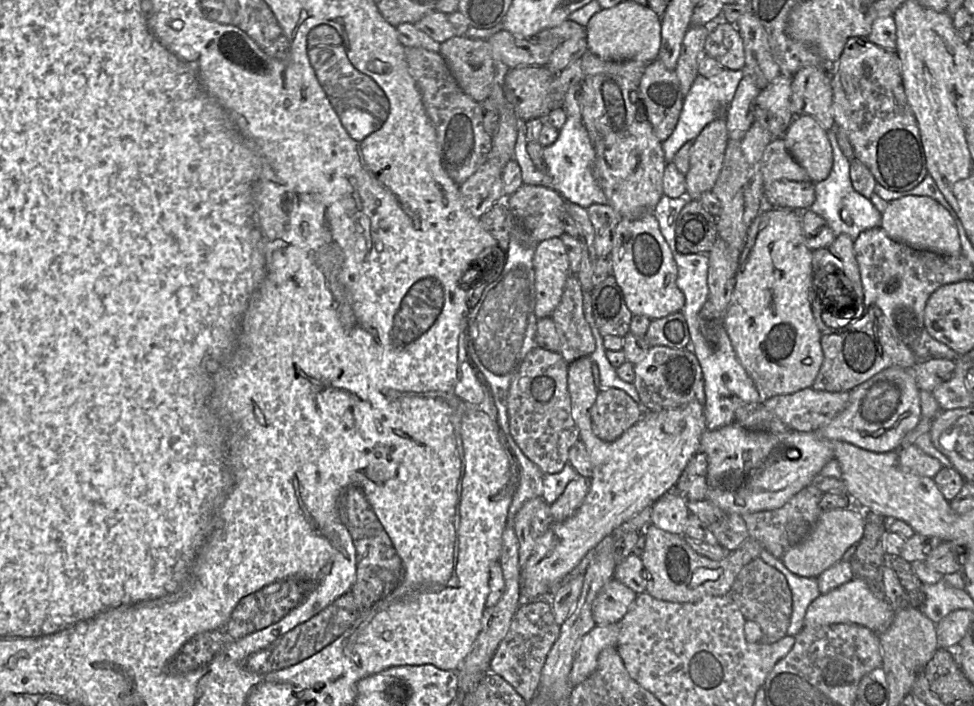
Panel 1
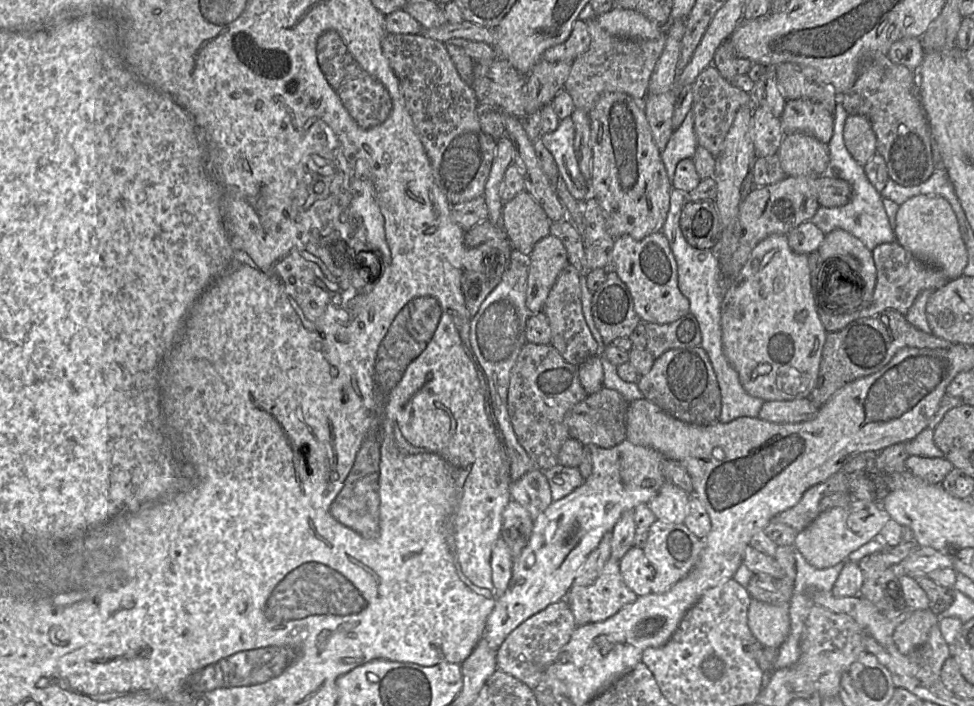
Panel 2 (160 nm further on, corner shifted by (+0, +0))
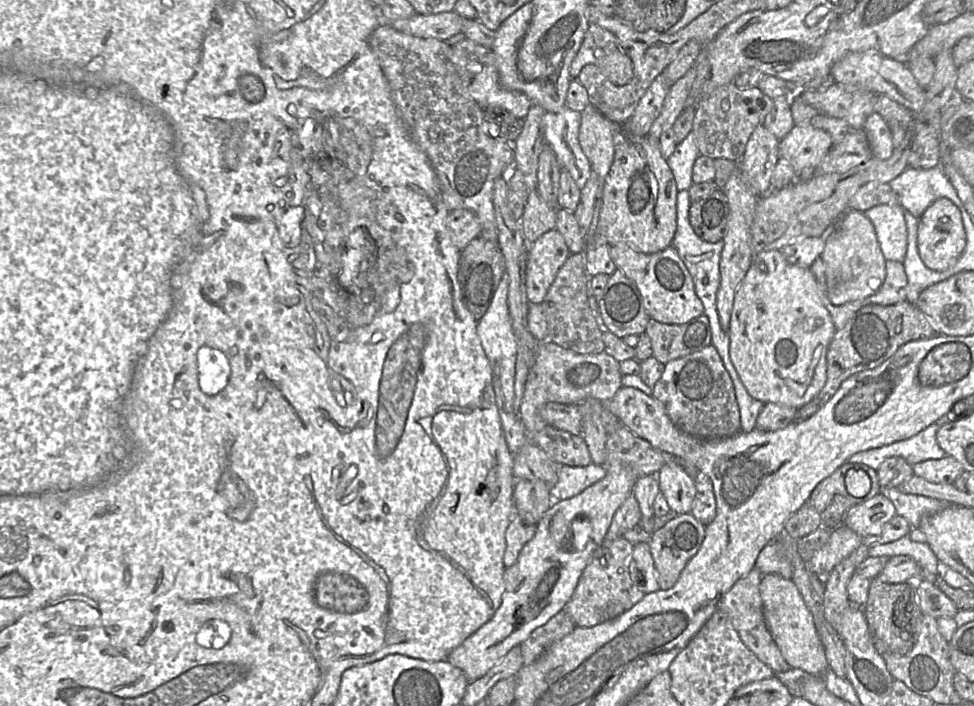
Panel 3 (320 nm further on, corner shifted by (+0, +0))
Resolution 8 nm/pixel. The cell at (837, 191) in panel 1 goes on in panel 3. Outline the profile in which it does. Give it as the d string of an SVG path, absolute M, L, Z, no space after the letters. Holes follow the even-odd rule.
M883 204L863 213L873 224L885 260L903 263L907 250L907 227L903 208L899 204Z

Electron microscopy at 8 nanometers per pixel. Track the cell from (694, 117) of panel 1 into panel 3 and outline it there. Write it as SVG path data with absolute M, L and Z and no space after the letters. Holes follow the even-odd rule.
M693 130L676 144L671 156L666 160L674 177L678 191L687 191L692 185L692 170L700 156Z

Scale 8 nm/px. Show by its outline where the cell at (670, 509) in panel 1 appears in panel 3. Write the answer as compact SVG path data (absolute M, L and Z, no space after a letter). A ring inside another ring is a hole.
M677 459L660 469L658 480L660 493L664 495L671 511L679 515L691 512L696 495L695 481Z

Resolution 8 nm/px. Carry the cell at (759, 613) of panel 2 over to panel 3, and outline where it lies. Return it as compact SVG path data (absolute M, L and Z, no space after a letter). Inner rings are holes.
M775 574L764 575L759 585L762 612L768 631L779 648L782 657L791 668L823 676L828 669L827 659L812 615L790 579Z

